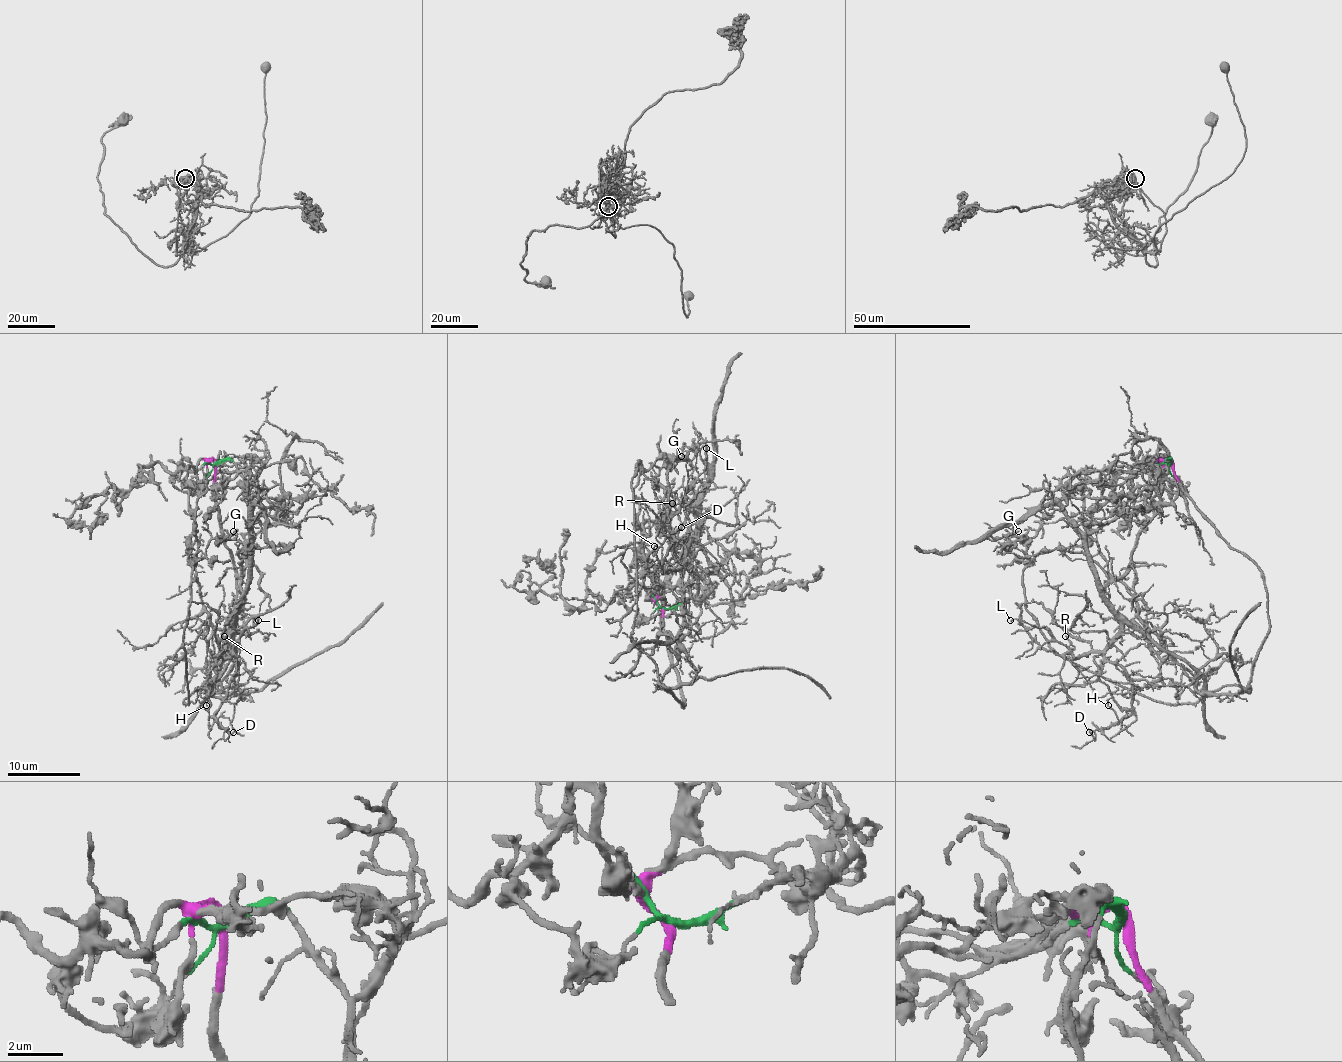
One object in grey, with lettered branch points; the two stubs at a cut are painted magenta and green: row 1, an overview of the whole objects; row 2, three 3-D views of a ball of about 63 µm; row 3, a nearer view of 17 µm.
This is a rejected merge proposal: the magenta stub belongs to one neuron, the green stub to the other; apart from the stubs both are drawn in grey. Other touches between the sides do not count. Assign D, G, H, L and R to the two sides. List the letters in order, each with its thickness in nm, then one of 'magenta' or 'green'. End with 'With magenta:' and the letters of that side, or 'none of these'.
D: 110 nm | green
G: 140 nm | magenta
H: 120 nm | green
L: 100 nm | green
R: 80 nm | green
With magenta: G

